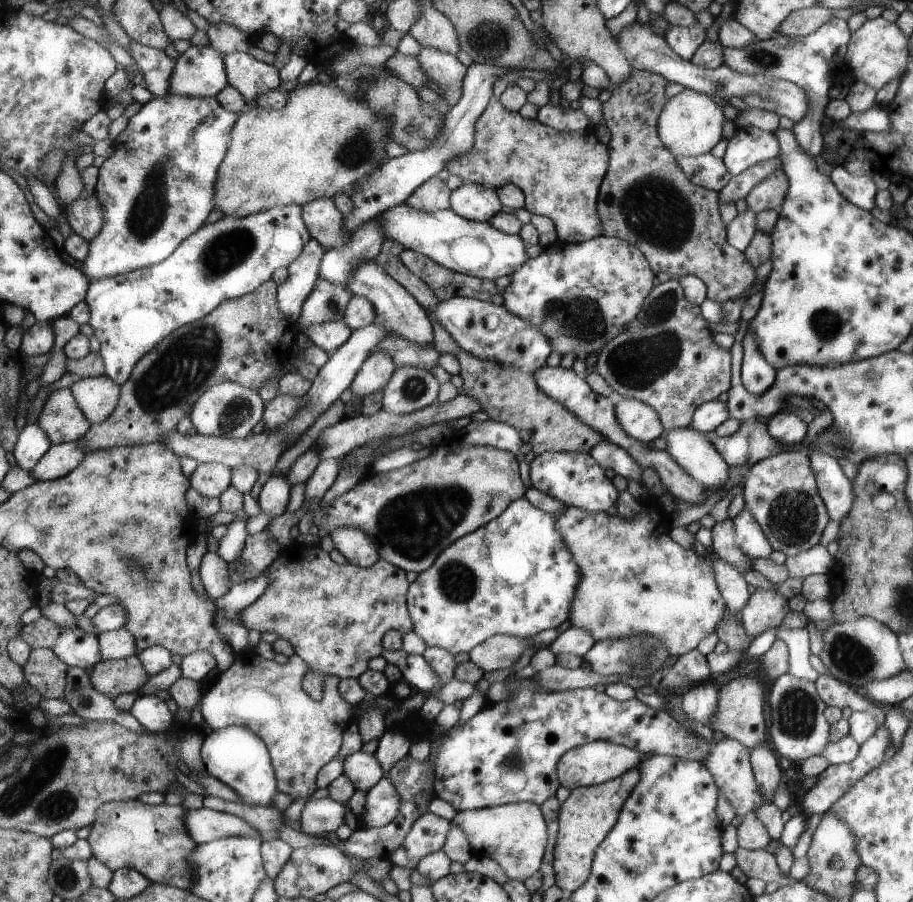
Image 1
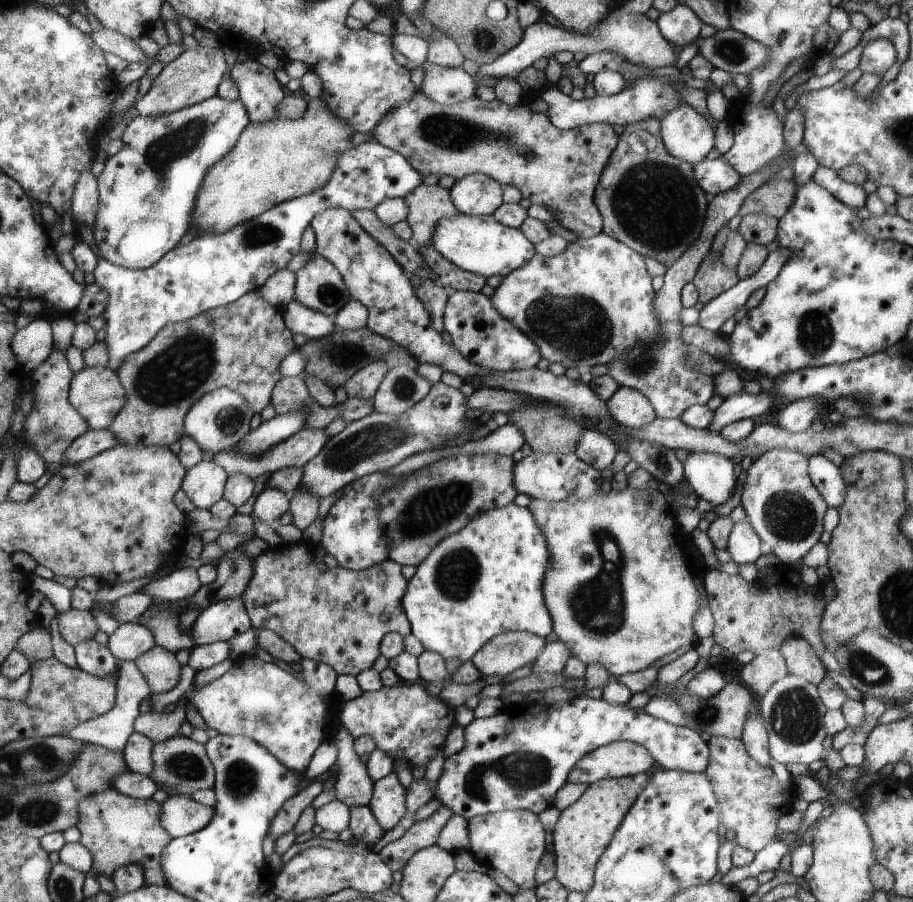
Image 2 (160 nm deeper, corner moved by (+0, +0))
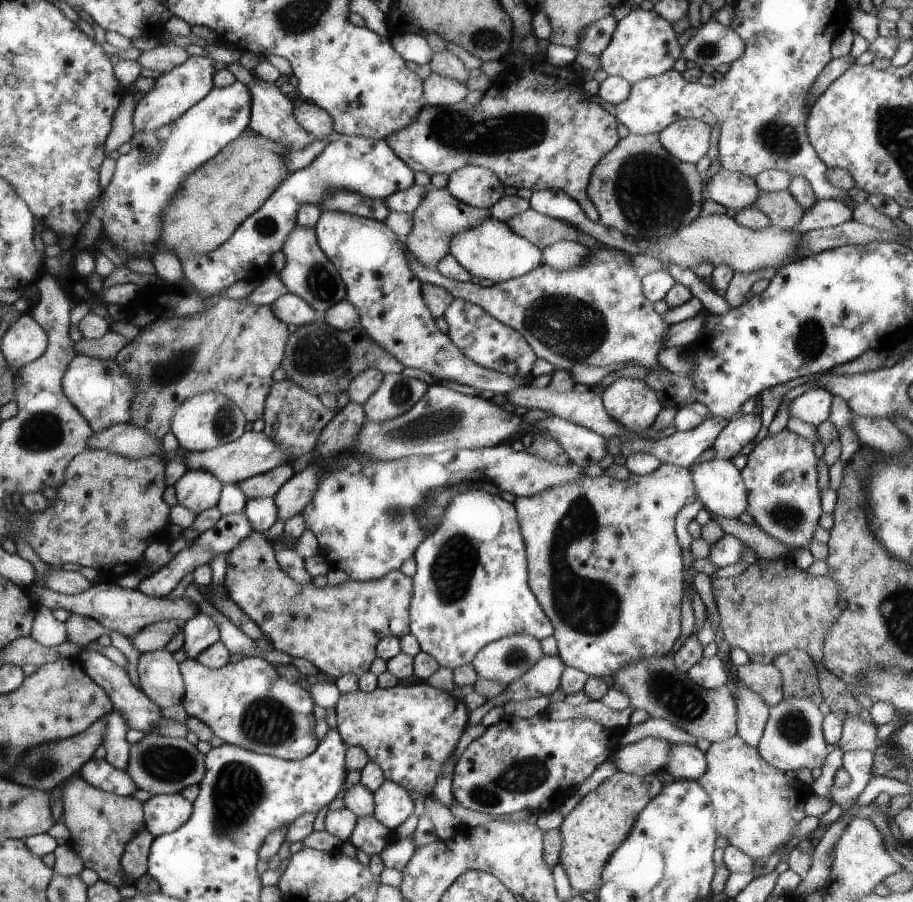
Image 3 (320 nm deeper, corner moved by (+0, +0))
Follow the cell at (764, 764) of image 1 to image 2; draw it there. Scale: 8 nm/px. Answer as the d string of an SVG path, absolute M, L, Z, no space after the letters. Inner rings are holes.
M759 712L748 715L740 740L747 748L748 755L761 766L771 767L774 764L773 758L769 756L767 732Z

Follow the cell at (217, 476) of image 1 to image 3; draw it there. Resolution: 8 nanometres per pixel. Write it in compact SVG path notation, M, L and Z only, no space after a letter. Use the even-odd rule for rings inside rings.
M189 469L174 485L177 504L193 511L195 515L201 514L218 506L224 486L224 482L212 472Z

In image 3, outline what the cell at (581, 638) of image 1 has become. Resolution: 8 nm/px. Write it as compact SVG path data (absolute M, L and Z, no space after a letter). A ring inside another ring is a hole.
M543 655L527 672L512 680L502 690L504 700L529 700L538 696L549 696L560 686L560 674L564 664L558 656Z

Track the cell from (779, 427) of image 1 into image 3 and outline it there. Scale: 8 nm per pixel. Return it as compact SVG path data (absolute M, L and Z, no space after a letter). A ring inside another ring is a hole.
M819 387L810 388L789 403L788 413L803 422L817 426L829 416L832 394Z

